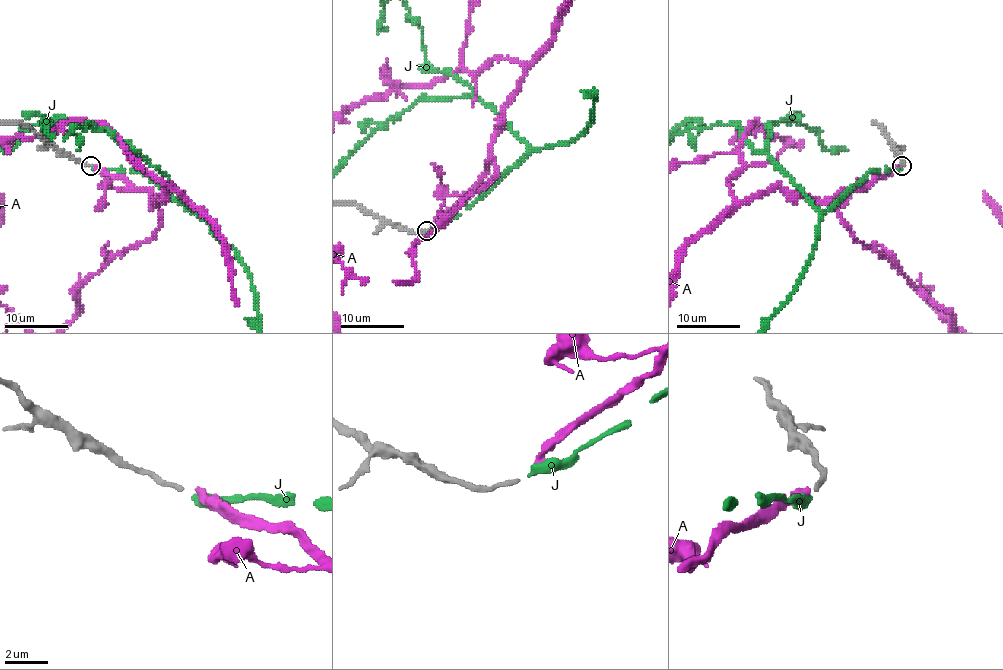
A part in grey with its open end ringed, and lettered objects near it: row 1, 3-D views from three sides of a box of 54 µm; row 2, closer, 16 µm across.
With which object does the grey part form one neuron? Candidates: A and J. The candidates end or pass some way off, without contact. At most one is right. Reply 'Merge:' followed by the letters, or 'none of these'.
Merge: J

